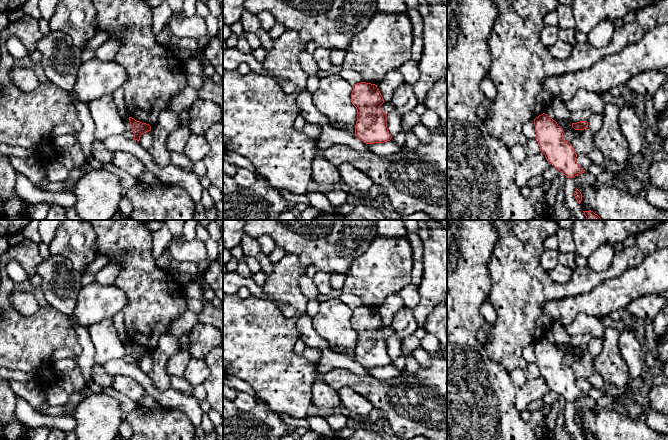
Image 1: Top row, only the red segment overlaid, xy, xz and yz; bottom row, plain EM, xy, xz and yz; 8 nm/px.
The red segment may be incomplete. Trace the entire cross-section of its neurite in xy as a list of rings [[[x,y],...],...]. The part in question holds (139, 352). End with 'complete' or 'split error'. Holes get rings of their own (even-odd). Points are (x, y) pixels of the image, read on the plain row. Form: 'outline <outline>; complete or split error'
outline [[[129,341],[129,345],[132,351],[132,354],[134,355],[134,364],[137,364],[139,366],[140,360],[146,356],[151,355],[151,350],[146,347],[142,347],[140,345],[135,344],[132,341]]]; complete

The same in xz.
outline [[[361,306],[353,310],[351,326],[357,333],[355,360],[366,368],[384,367],[392,360],[387,352],[387,338],[380,330],[383,321],[375,308]]]; complete

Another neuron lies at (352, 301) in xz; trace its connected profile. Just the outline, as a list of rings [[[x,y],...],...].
[[[342,293],[338,299],[352,310],[363,306],[363,302],[360,297],[353,294]]]

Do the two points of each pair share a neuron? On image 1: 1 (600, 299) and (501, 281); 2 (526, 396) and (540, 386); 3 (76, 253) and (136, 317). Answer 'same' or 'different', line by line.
1: different
2: same
3: different

